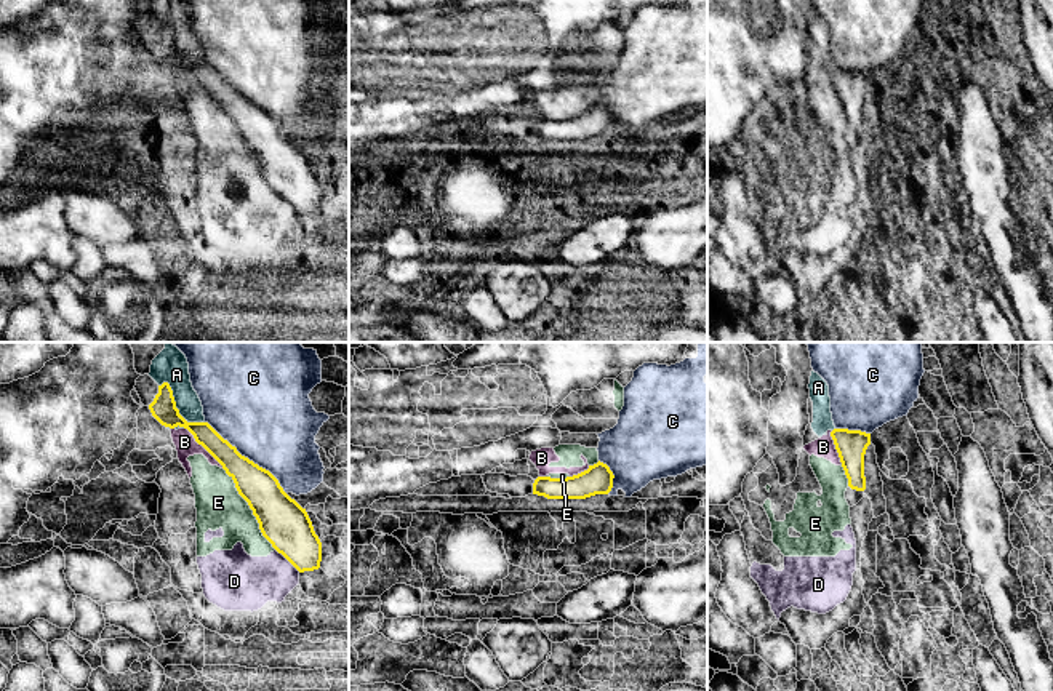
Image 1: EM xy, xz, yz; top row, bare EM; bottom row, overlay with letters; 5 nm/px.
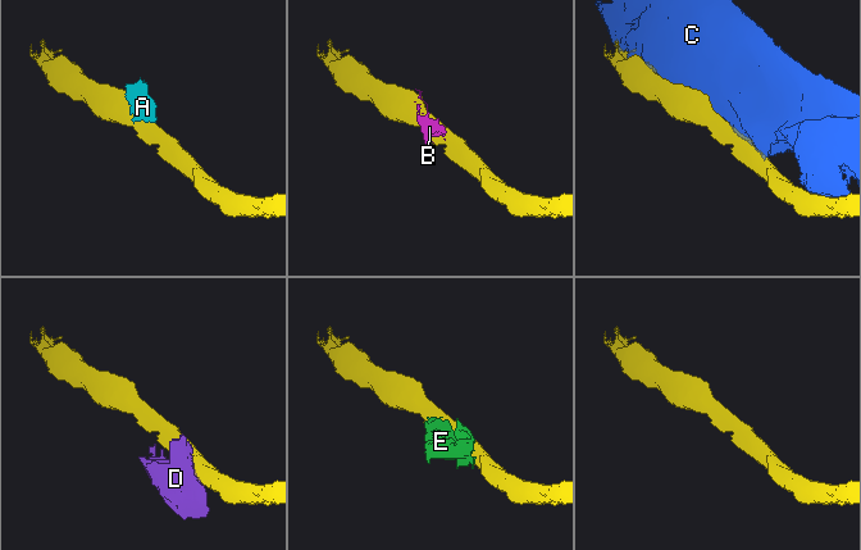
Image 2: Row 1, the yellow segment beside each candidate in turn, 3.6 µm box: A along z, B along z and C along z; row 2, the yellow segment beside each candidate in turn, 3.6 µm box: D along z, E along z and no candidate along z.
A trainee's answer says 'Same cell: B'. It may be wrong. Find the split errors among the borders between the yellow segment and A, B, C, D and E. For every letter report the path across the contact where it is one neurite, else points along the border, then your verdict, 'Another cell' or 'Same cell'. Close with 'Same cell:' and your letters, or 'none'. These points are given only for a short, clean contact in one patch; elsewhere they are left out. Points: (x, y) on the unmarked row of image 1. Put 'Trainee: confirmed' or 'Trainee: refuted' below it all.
A: Boundary: xy (159, 26), (168, 26), (175, 48), (188, 63), (204, 64). Another cell
B: Another cell
C: Another cell
D: Another cell
E: Another cell
Same cell: none
Trainee: refuted

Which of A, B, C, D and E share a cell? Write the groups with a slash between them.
A B D E / C

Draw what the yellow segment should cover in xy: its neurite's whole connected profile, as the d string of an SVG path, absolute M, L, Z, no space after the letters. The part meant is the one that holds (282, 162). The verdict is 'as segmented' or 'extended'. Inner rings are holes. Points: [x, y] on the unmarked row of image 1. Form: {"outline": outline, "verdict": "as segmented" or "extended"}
{"outline": "M168 24L158 27L158 35L149 46L152 58L165 69L184 69L234 122L238 136L248 144L259 165L262 178L299 214L320 210L322 184L312 163L278 122L266 110L242 98L208 64L187 64L176 50Z", "verdict": "as segmented"}

